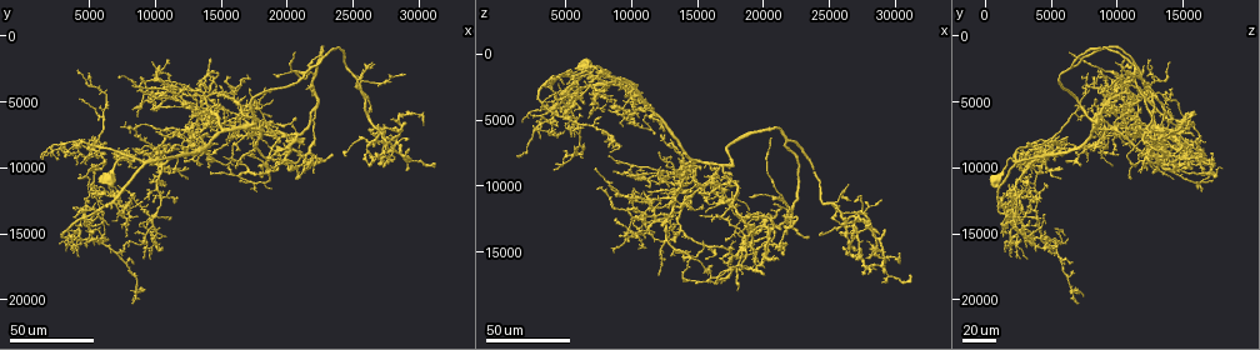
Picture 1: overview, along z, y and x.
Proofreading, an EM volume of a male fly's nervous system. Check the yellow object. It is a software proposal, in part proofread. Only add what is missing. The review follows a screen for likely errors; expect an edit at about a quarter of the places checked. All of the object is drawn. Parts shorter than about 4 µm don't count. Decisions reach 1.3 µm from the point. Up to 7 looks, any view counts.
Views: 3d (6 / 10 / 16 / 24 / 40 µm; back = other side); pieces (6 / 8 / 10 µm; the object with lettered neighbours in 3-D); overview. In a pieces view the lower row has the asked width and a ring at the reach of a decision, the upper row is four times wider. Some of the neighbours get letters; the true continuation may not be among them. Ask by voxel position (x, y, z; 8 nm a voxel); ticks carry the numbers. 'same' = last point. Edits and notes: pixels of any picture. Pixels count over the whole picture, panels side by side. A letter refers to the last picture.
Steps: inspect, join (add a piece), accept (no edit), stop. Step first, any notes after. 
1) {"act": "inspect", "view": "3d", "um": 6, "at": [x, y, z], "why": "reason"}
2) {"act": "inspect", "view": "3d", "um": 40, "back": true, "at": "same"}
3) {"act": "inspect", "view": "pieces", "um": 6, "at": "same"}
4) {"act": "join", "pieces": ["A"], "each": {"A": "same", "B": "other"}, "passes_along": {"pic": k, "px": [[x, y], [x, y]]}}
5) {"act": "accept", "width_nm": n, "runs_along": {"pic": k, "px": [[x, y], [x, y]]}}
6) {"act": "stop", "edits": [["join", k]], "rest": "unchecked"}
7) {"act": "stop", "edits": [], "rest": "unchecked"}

{"act": "inspect", "view": "3d", "um": 24, "at": [8400, 3800, 7800], "why": "an open end"}

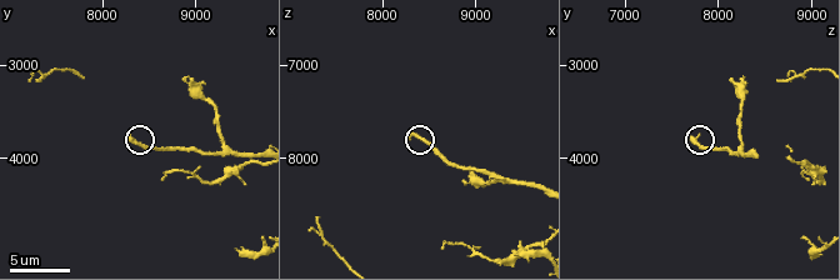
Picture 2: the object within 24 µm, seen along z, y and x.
{"act": "inspect", "view": "pieces", "um": 10, "at": [8250, 3700, 7800], "why": "see the neighbours"}

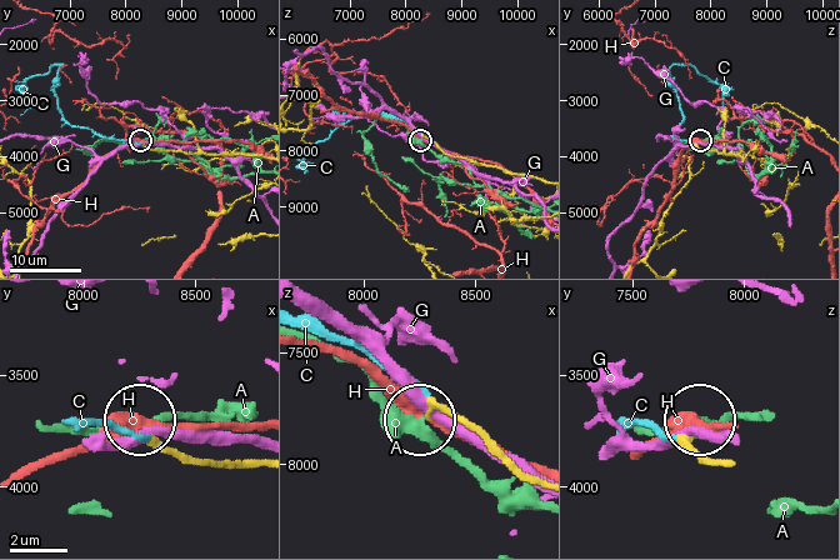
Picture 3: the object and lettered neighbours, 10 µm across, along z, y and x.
{"act": "join", "pieces": ["C"], "width_nm": 220, "each": {"A": "other", "C": "same", "G": "other", "H": "other"}, "found": "it goes on there"}

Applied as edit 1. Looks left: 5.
{"act": "inspect", "view": "overview", "why": "see it whole again"}

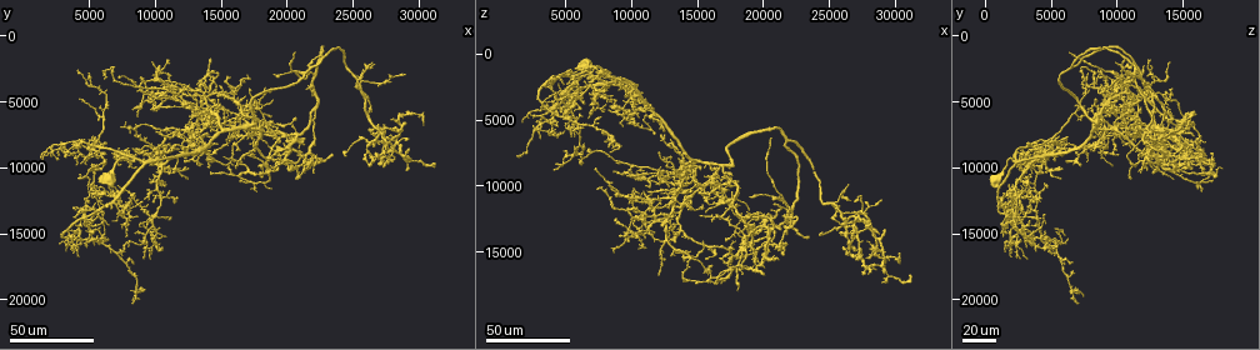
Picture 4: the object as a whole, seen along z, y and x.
{"act": "inspect", "view": "3d", "um": 40, "at": [17800, 8400, 10400], "why": "an open end"}

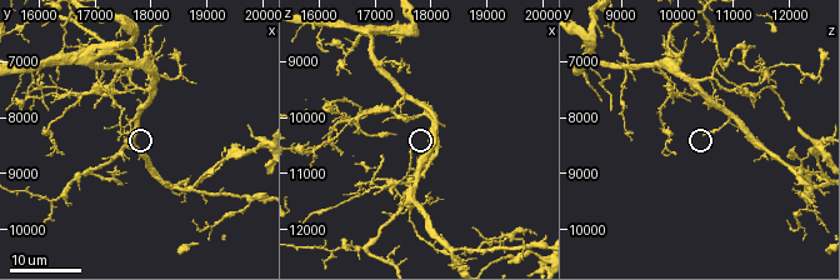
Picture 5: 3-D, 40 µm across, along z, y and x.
{"act": "inspect", "view": "pieces", "um": 6, "at": [17650, 8350, 10500]}

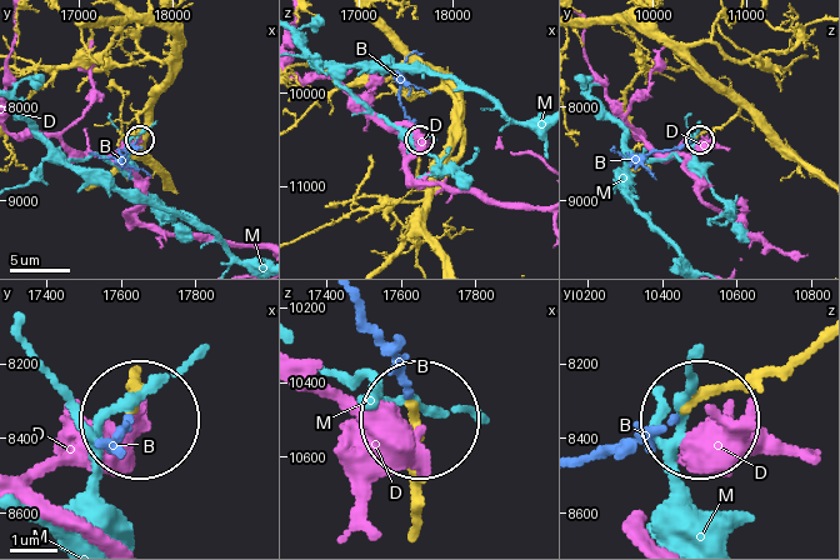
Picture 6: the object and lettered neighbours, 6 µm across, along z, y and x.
{"act": "join", "pieces": ["B"], "each": {"B": "same", "D": "other", "M": "other"}, "passes_along": {"pic": 6, "px": [[806, 358], [751, 370], [584, 461]]}, "found": "it goes on there"}

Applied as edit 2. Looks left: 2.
{"act": "inspect", "view": "3d", "um": 24, "at": [12600, 7800, 9000], "why": "branch stops here"}

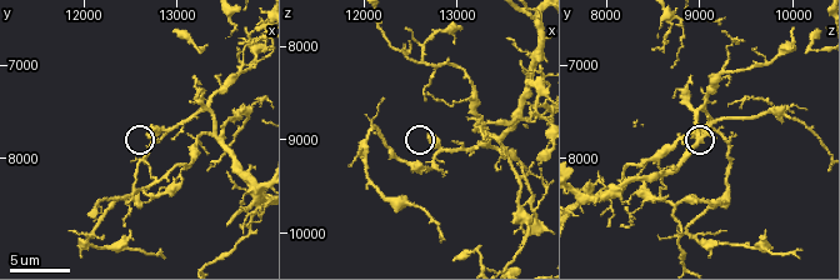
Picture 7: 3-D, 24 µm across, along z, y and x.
{"act": "inspect", "view": "pieces", "um": 6, "at": [12750, 7750, 8950]}

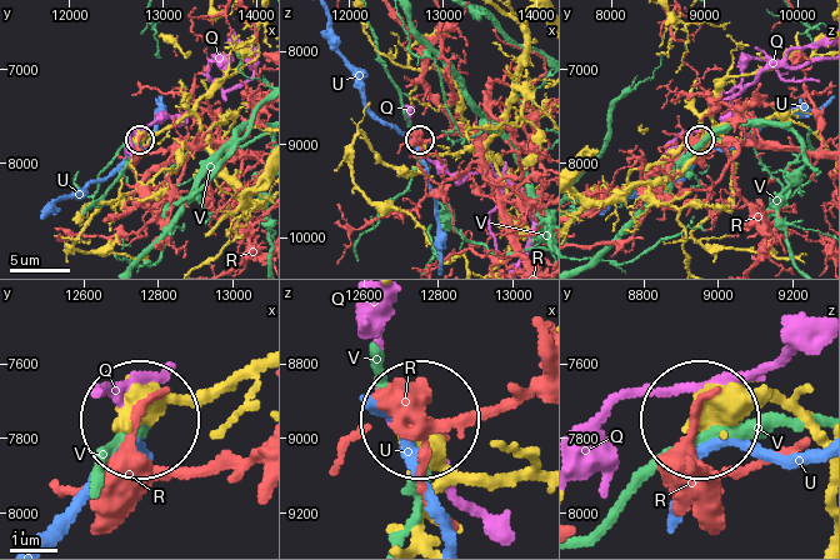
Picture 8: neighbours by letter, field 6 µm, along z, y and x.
{"act": "accept", "width_nm": 370, "each": {"Q": "other", "R": "other", "U": "other", "V": "other"}, "runs_along": {"pic": 8, "px": [[756, 390], [700, 419]]}, "found": "none of them fits"}

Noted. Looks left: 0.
{"act": "stop", "edits": [["join", 3], ["join", 6]], "rest": "unchecked"}

